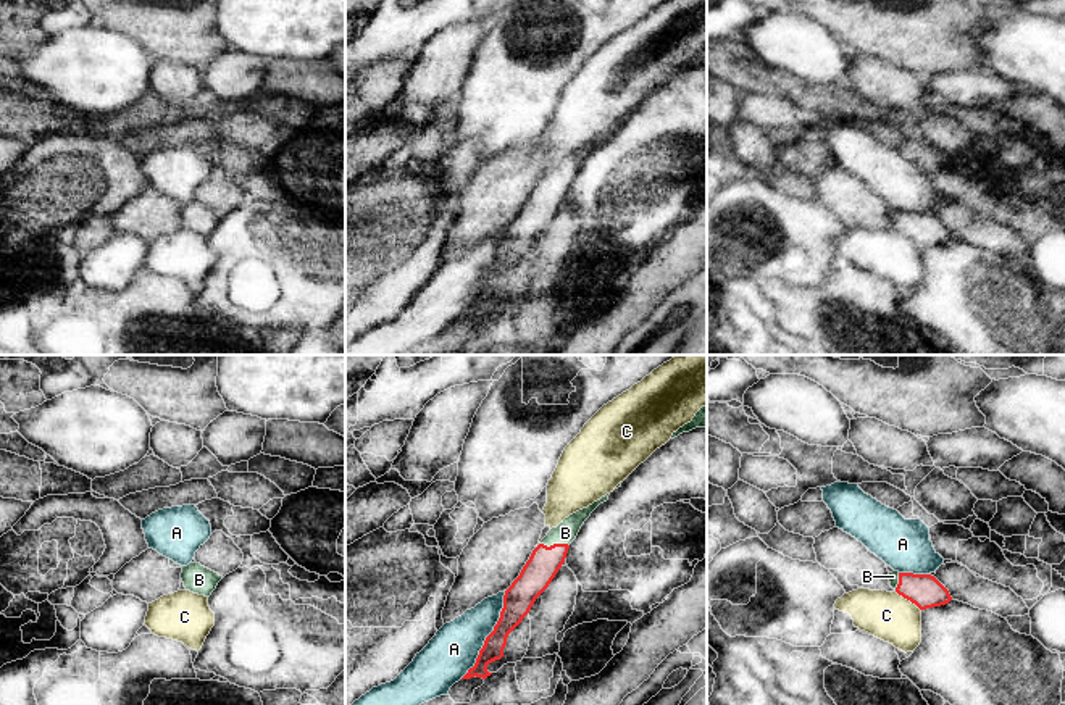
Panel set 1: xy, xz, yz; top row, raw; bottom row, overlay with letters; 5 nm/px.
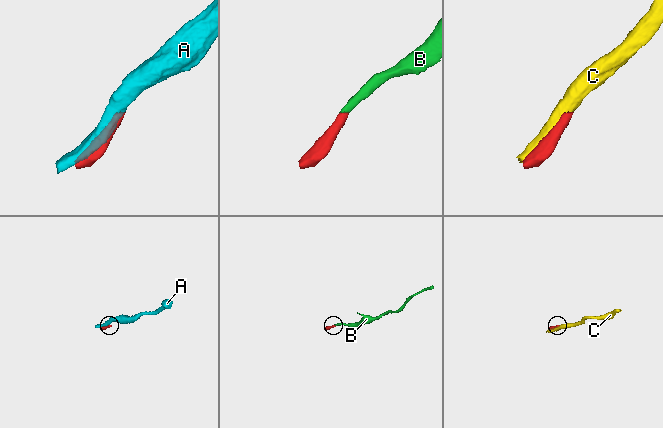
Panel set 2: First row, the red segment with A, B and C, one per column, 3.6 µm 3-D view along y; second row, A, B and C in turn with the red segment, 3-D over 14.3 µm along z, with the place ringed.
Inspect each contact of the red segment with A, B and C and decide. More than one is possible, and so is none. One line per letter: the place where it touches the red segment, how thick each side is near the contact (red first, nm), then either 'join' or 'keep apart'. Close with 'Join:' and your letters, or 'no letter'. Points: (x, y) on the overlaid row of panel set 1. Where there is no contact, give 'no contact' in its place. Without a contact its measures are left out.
A: meets red in xz at (489, 634); 150 nm thick on the red side, 240 nm on the other; keep apart
B: meets red in xz at (555, 544); 160 nm thick on the red side, 110 nm on the other; join
C: meets red in yz at (907, 599); 170 nm thick on the red side, 240 nm on the other; keep apart
Join: B

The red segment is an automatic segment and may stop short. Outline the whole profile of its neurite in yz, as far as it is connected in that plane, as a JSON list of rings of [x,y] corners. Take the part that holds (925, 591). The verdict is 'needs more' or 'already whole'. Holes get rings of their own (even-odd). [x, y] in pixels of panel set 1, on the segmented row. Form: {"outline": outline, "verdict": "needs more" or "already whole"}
{"outline": [[[889,573],[891,587],[920,610],[946,605],[952,600],[949,590],[931,574]]], "verdict": "needs more"}

